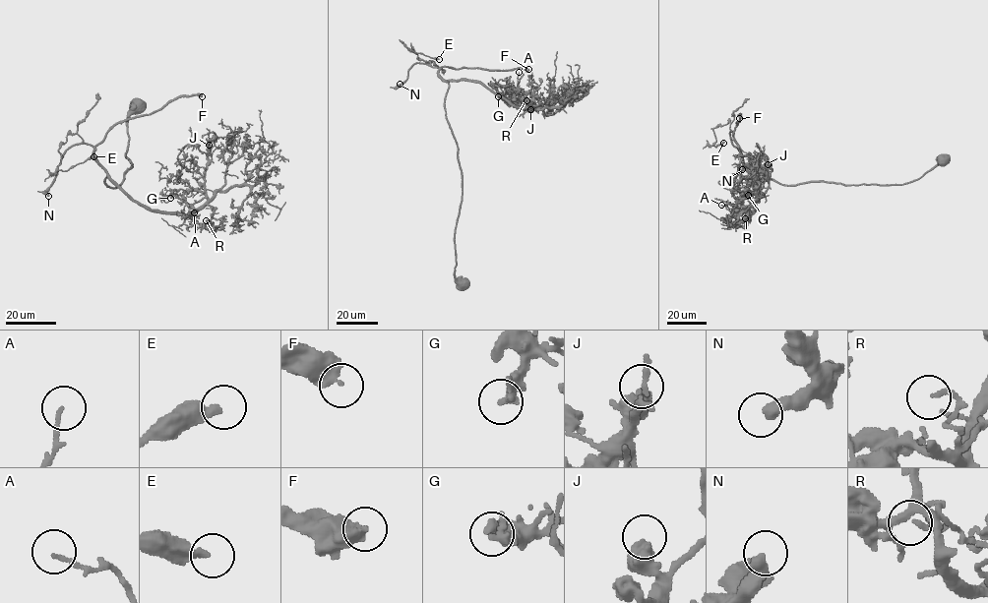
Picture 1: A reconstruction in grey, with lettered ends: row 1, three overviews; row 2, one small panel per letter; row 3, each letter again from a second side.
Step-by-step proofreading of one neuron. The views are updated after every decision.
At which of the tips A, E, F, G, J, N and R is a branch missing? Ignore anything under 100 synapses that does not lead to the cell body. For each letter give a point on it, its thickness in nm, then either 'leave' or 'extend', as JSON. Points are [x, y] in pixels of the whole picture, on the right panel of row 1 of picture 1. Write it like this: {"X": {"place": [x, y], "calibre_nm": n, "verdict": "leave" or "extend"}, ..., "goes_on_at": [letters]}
{"A": {"place": [721, 205], "calibre_nm": 120, "verdict": "leave"}, "E": {"place": [723, 143], "calibre_nm": 360, "verdict": "leave"}, "F": {"place": [739, 118], "calibre_nm": 550, "verdict": "extend"}, "G": {"place": [748, 195], "calibre_nm": 360, "verdict": "leave"}, "J": {"place": [768, 164], "calibre_nm": 420, "verdict": "leave"}, "N": {"place": [742, 169], "calibre_nm": 400, "verdict": "extend"}, "R": {"place": [745, 218], "calibre_nm": 130, "verdict": "leave"}, "goes_on_at": ["F", "N"]}

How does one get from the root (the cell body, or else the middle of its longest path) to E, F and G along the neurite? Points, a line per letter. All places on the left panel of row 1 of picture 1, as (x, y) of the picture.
E: (138, 105), (119, 186), (105, 185), (77, 134), (57, 168), (93, 156)
F: (138, 105), (128, 117), (132, 167), (107, 187), (93, 150), (110, 129), (202, 96)
G: (138, 105), (132, 167), (105, 184), (108, 174), (163, 212), (207, 201), (182, 189), (170, 198)

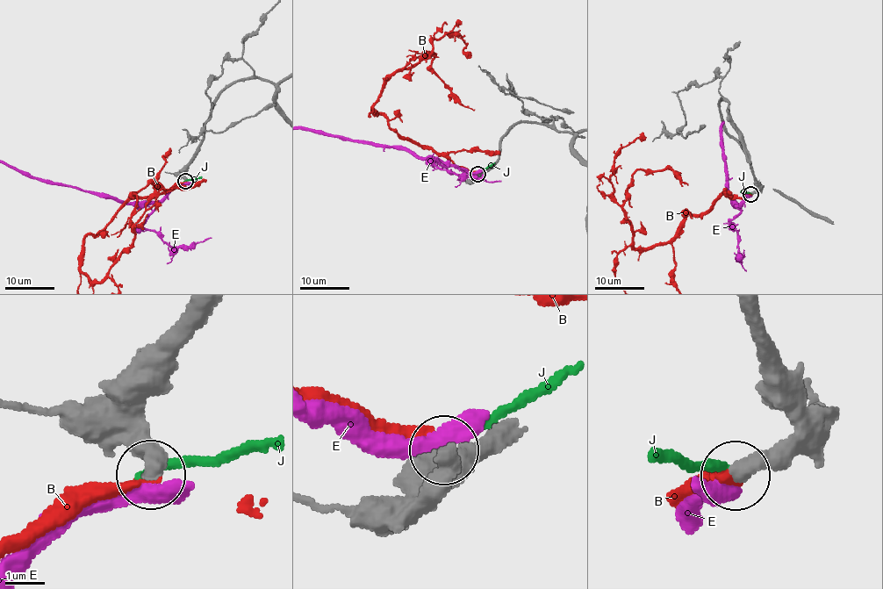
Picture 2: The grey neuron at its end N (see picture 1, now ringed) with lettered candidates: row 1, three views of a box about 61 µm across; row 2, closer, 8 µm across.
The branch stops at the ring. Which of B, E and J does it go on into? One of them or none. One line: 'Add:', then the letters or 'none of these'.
Add: B

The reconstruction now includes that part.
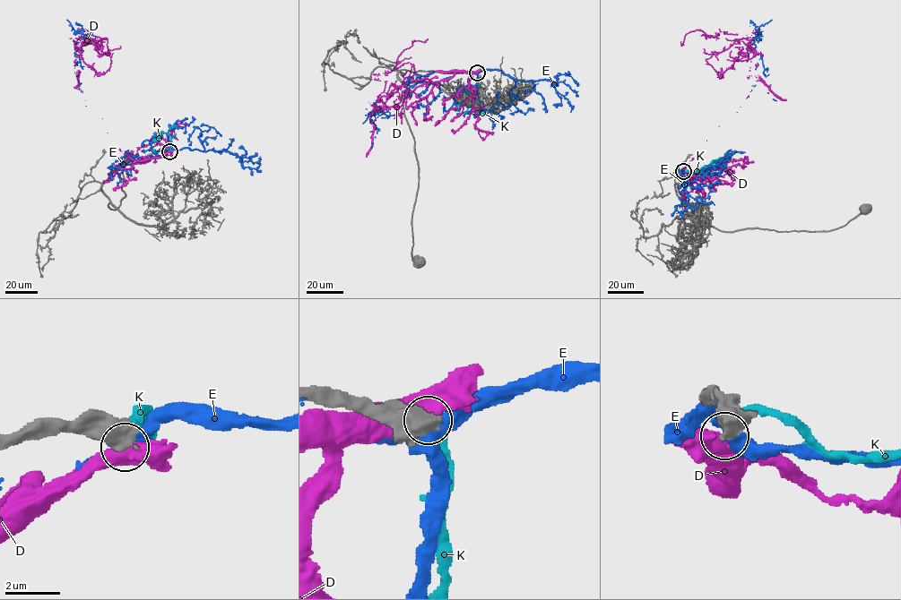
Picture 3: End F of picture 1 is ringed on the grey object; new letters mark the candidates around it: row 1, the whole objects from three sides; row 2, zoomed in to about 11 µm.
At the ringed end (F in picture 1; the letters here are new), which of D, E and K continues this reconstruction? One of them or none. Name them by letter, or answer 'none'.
none

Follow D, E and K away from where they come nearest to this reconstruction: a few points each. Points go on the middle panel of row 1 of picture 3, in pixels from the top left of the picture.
D: (476, 72), (432, 72), (378, 98), (377, 110), (390, 96), (377, 76), (393, 70), (411, 41), (427, 38)
E: (477, 72), (474, 85), (437, 96), (424, 113), (400, 97), (376, 127), (379, 108), (363, 124)
K: (477, 72), (474, 103), (471, 107), (460, 104), (459, 111)

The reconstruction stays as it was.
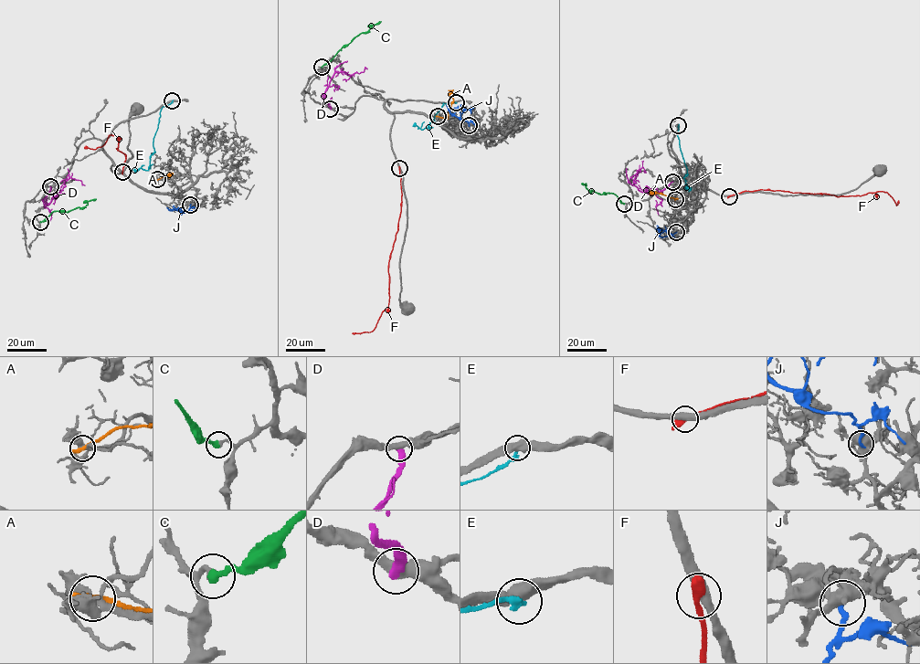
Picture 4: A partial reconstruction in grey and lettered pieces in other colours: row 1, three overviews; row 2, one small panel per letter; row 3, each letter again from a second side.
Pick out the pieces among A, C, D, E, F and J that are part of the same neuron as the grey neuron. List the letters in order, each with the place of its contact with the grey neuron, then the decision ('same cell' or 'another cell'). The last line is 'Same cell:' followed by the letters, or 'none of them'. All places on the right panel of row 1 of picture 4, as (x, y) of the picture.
A: (675, 199) | another cell
C: (624, 204) | same cell
D: (672, 182) | another cell
E: (678, 125) | another cell
F: (729, 196) | another cell
J: (676, 232) | another cell
Same cell: C

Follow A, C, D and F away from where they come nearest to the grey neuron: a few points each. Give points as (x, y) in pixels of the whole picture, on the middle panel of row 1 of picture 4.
A: (438, 116), (448, 117), (453, 100), (450, 89)
C: (322, 67), (355, 36), (381, 21)
D: (331, 109), (323, 99), (335, 72), (352, 74), (367, 69)
F: (399, 168), (401, 206), (388, 262), (388, 307), (371, 332), (352, 333)

